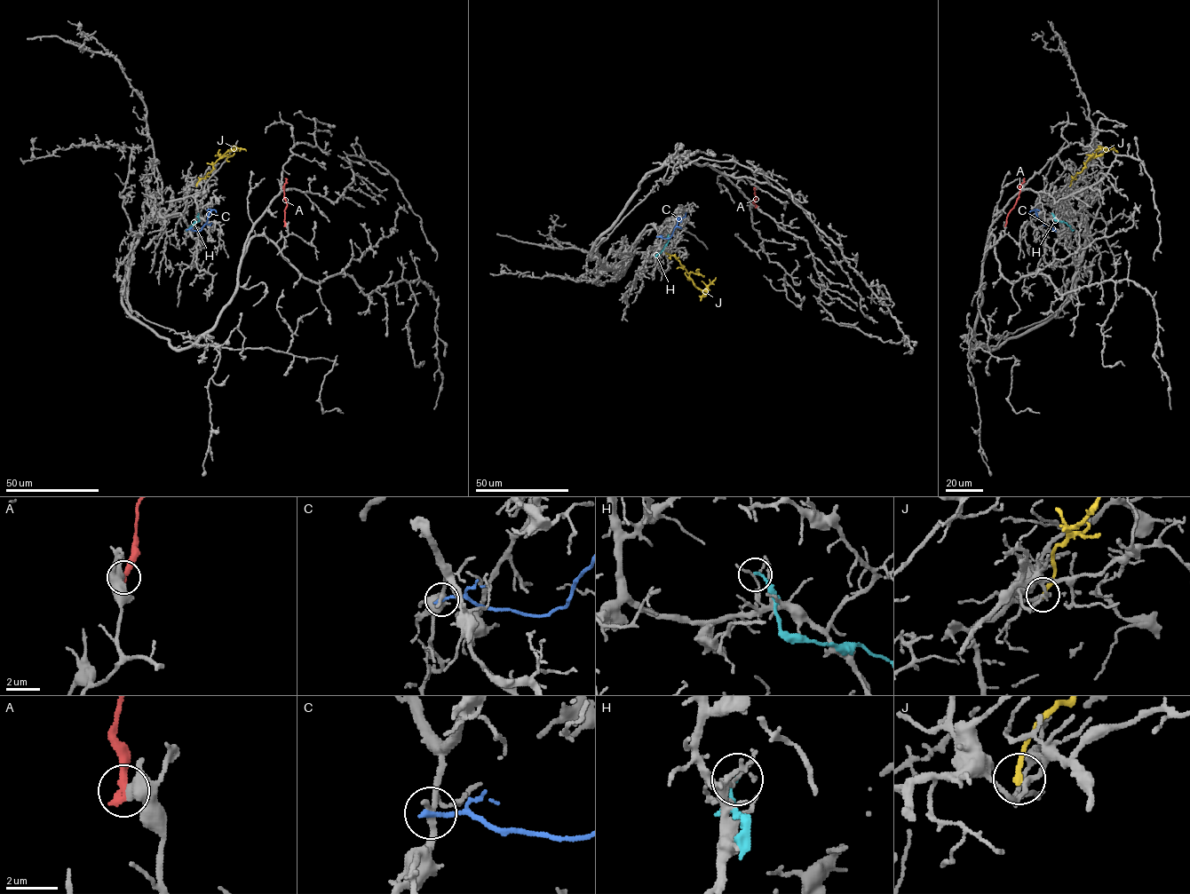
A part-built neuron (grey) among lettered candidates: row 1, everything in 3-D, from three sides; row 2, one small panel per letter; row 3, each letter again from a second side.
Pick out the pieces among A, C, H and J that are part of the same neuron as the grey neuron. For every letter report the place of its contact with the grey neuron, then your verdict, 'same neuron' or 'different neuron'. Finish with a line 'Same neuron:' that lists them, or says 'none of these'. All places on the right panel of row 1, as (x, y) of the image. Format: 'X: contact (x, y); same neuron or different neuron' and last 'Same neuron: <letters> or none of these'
A: contact (1005, 225); different neuron
C: contact (1053, 229); different neuron
H: contact (1051, 213); different neuron
J: contact (1069, 185); different neuron
Same neuron: none of these

